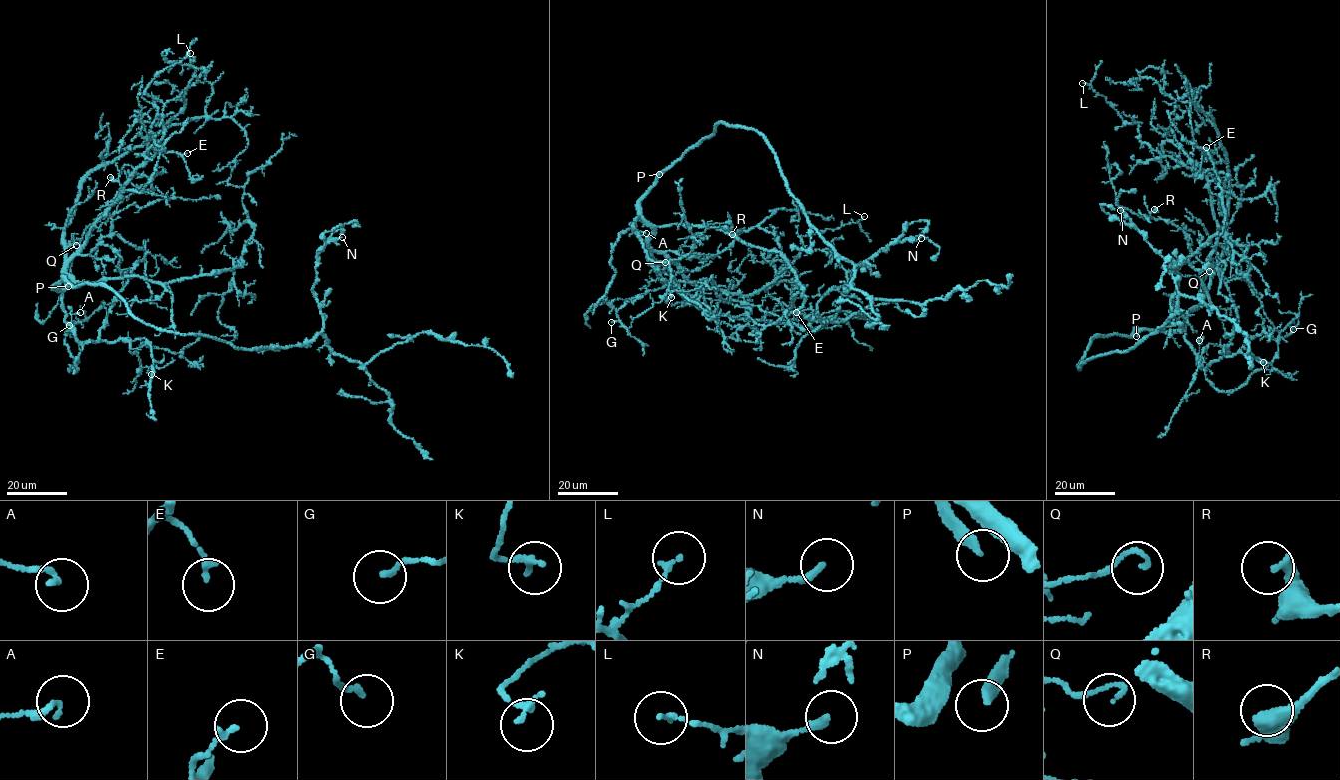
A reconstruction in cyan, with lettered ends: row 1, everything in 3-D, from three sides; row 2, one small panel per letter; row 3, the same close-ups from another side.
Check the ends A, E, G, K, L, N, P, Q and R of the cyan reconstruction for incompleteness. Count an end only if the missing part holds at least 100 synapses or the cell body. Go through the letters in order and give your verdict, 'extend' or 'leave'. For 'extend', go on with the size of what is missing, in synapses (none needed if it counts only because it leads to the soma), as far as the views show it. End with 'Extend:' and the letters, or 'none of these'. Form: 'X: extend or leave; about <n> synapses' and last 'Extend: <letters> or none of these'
A: leave
E: leave
G: leave
K: leave
L: leave
N: leave
P: extend
Q: leave
R: leave
Extend: P

